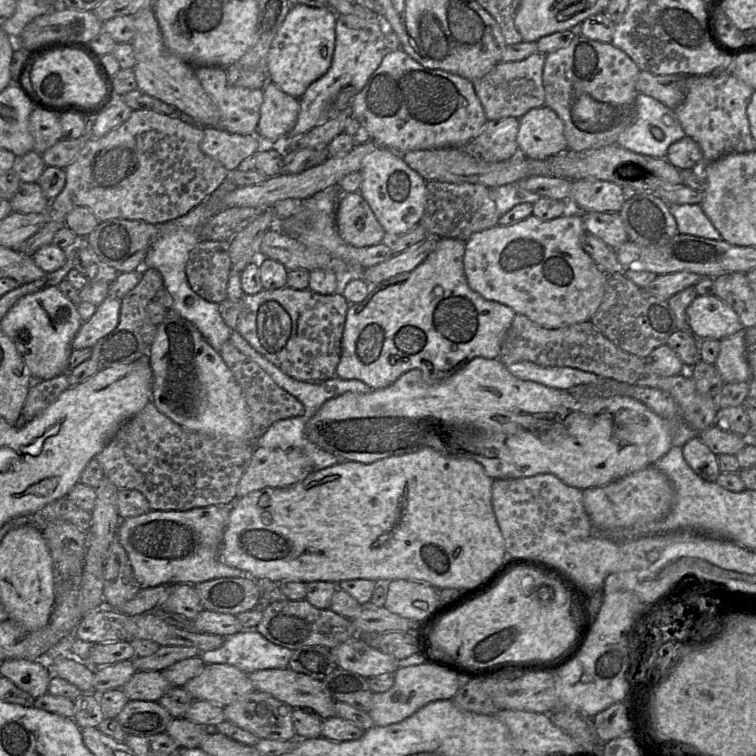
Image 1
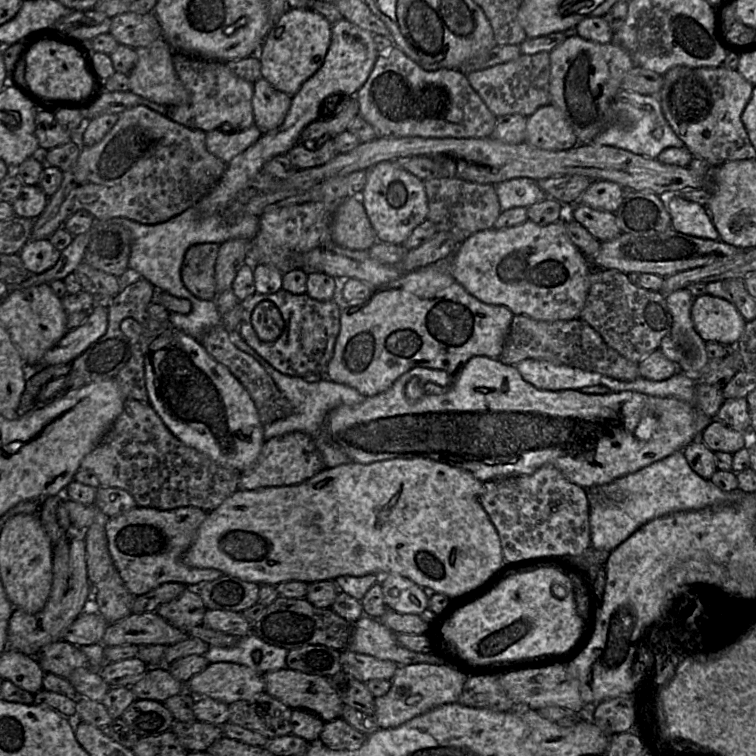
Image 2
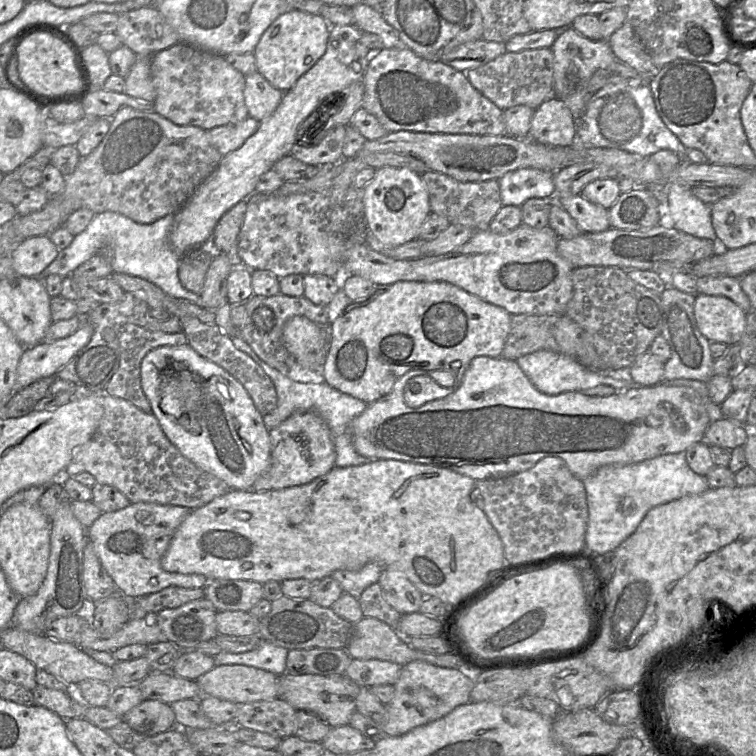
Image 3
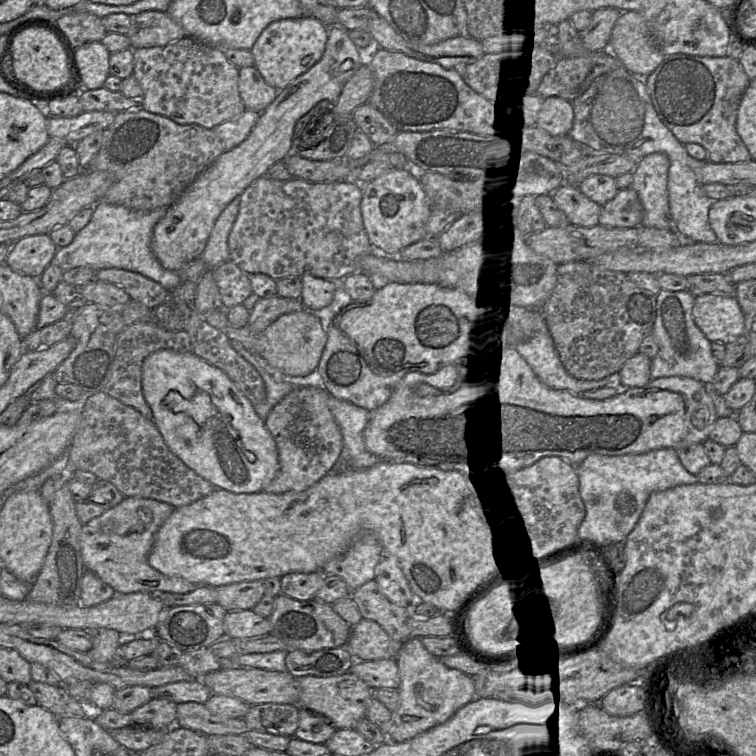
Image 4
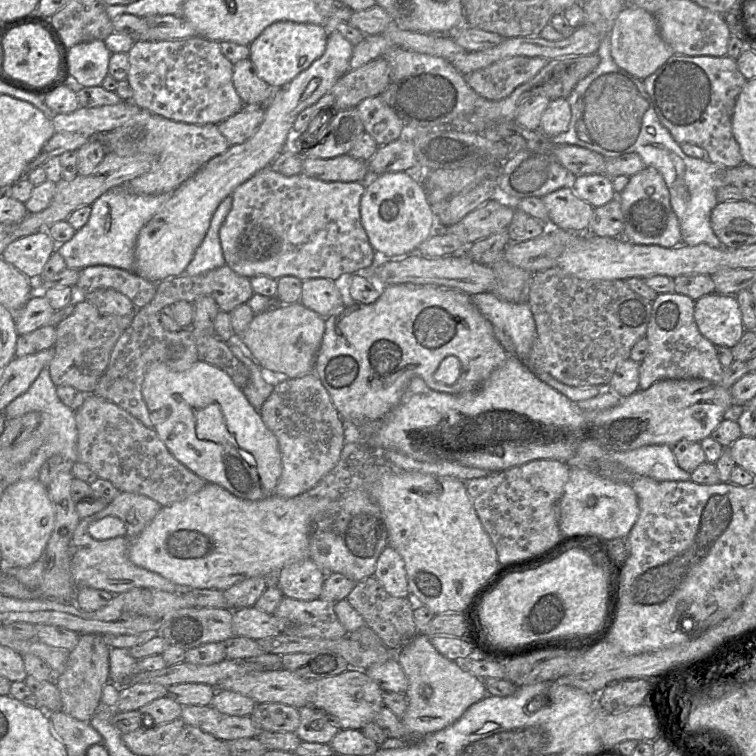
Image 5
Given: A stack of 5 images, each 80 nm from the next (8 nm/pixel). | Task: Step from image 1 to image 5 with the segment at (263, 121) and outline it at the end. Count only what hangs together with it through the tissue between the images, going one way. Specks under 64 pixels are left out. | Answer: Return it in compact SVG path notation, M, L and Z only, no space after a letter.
M249 58L233 64L232 80L244 106L265 106L274 94L275 89L258 76Z

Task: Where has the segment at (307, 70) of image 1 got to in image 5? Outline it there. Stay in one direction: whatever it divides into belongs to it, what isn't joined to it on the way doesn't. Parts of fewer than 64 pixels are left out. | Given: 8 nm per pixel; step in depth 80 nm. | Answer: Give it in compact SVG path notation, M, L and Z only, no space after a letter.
M277 21L266 27L263 32L248 46L249 59L256 67L258 76L274 89L287 85L300 72L307 69L326 49L328 30L318 24Z

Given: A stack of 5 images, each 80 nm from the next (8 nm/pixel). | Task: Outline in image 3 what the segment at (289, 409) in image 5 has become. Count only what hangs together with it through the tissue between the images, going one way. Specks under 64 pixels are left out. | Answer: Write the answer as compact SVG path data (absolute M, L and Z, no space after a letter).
M296 411L270 430L271 462L256 479L253 491L268 491L303 485L324 475L335 466L336 451L332 432L314 411Z

